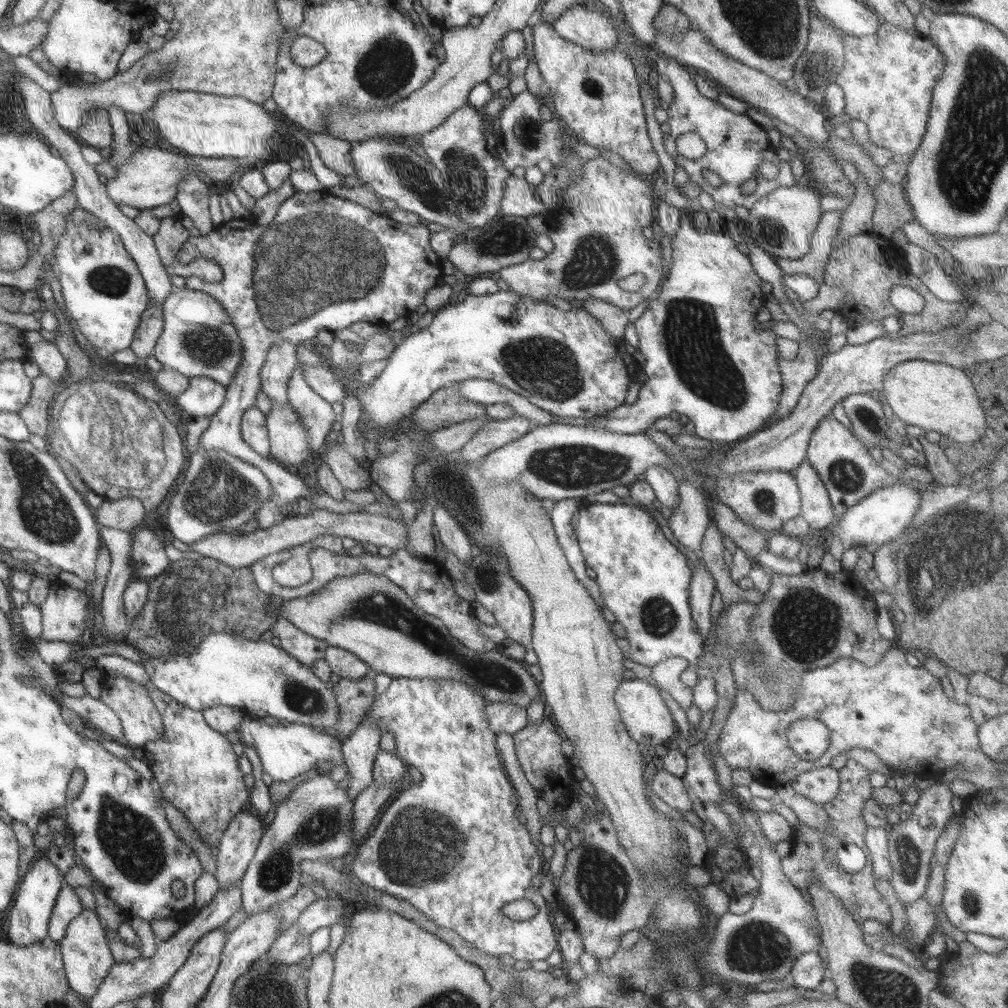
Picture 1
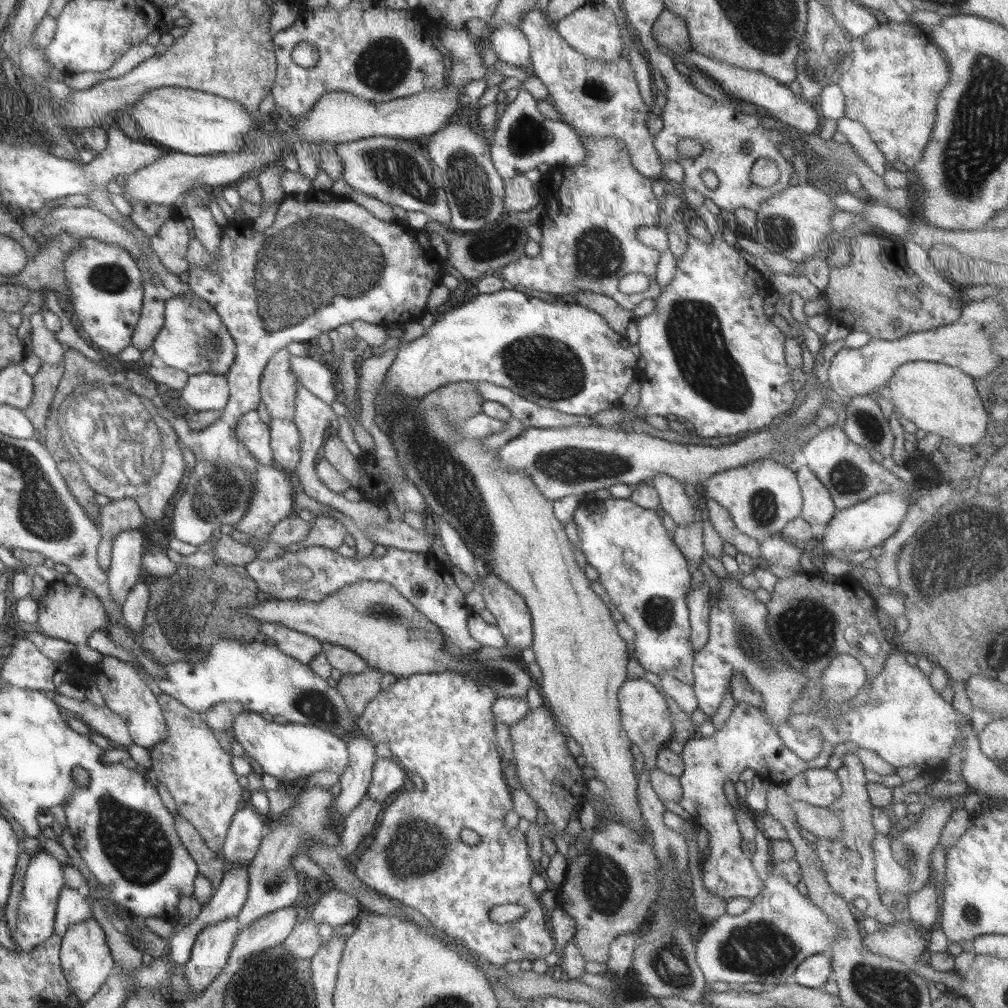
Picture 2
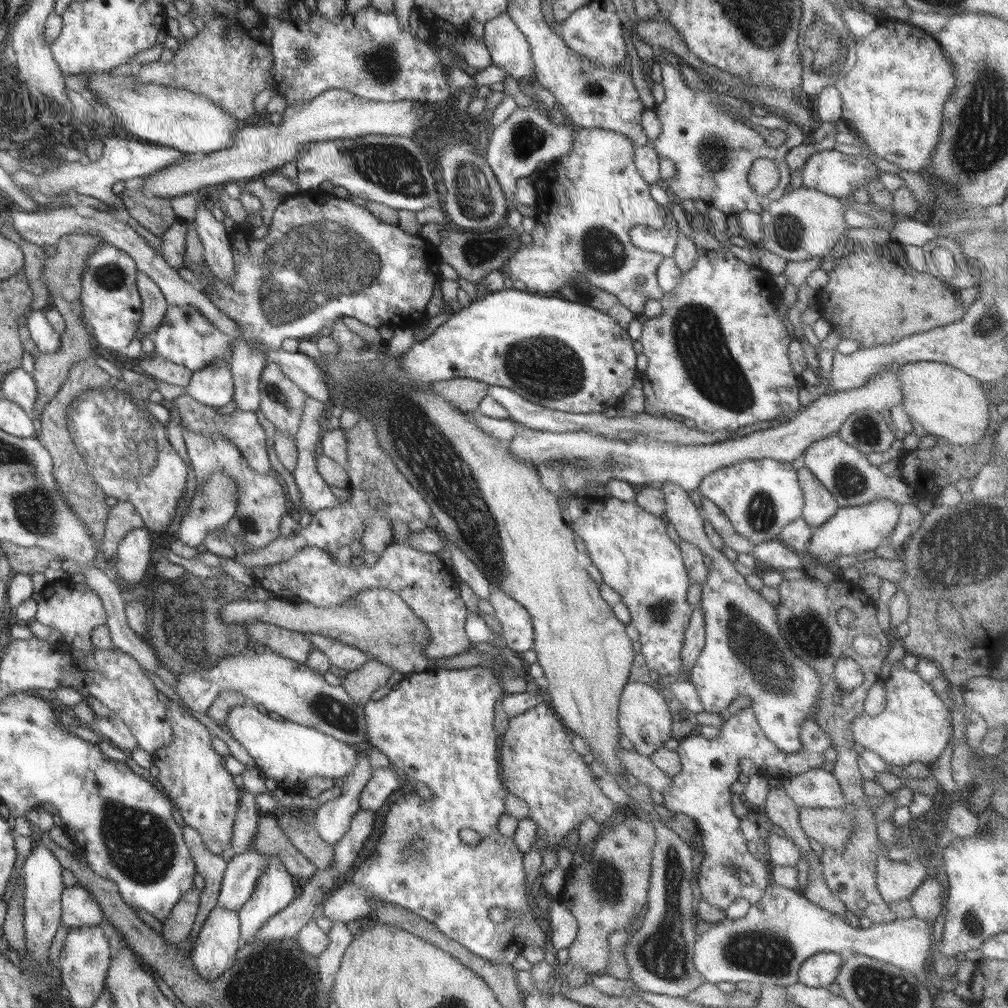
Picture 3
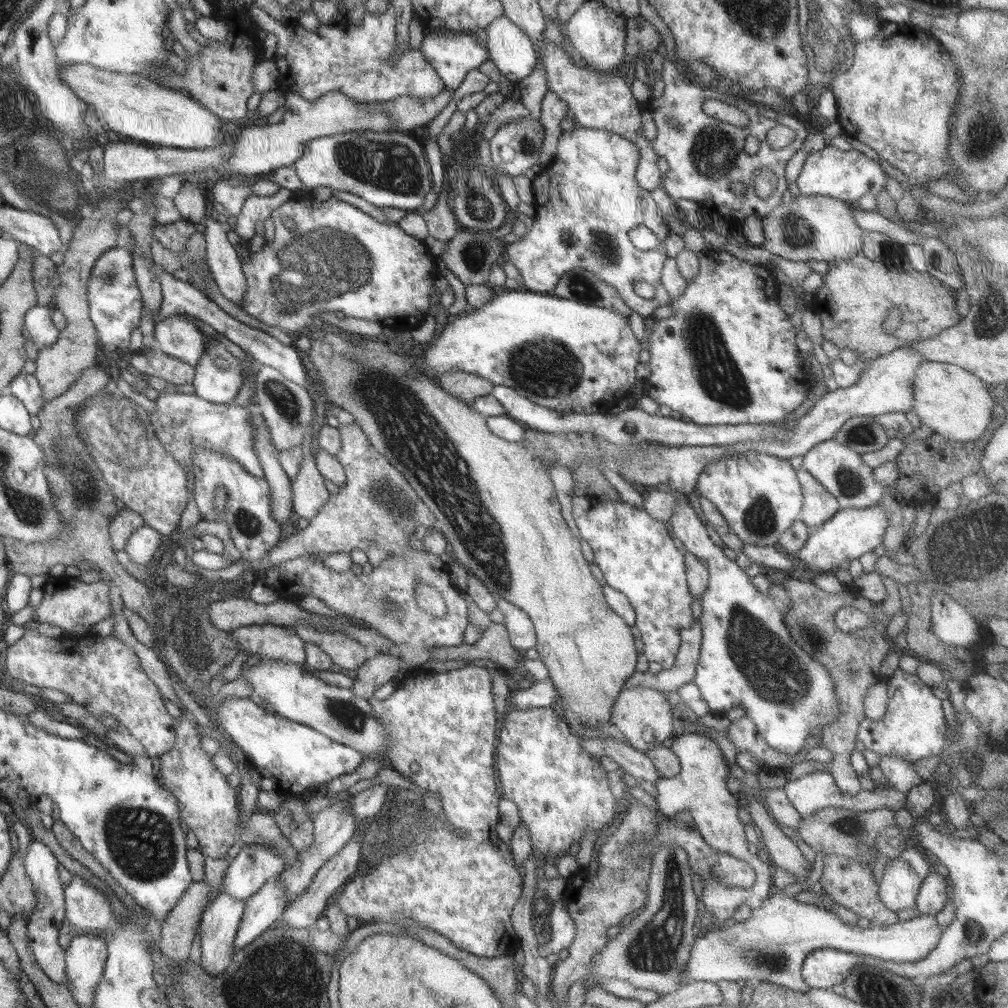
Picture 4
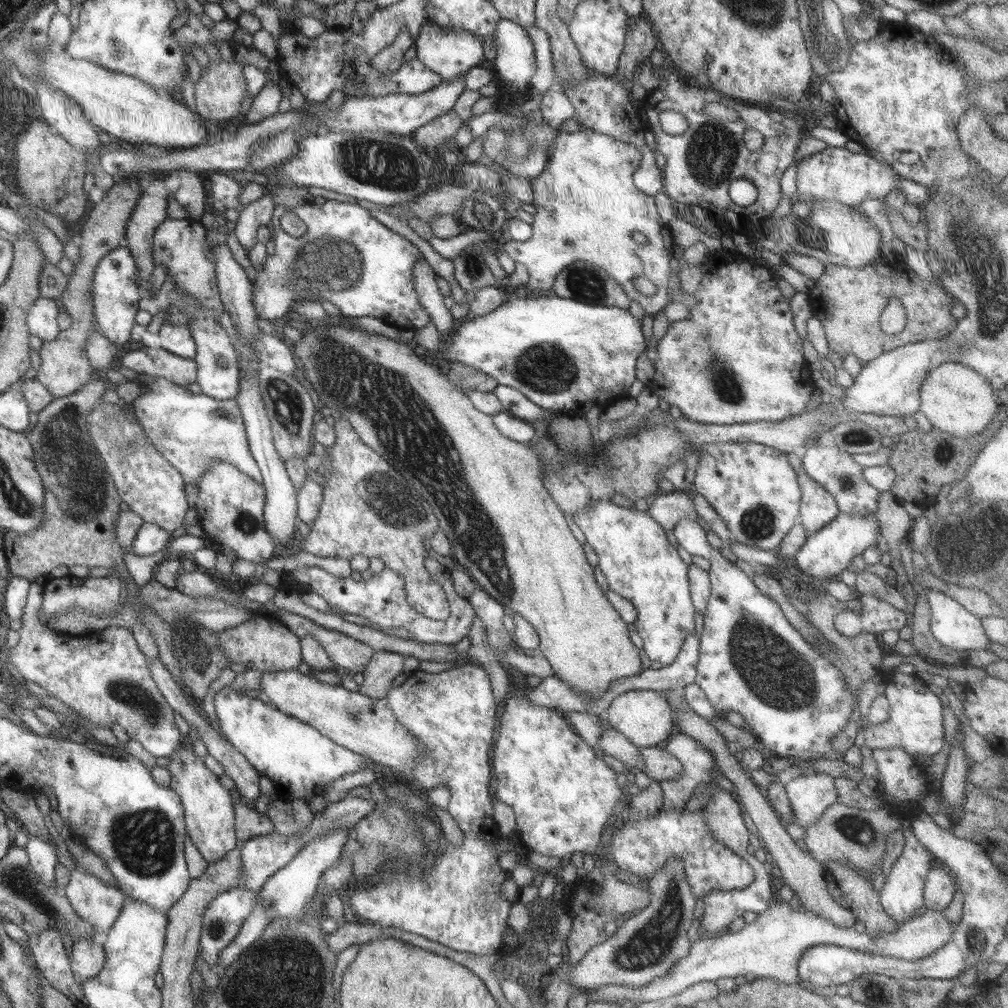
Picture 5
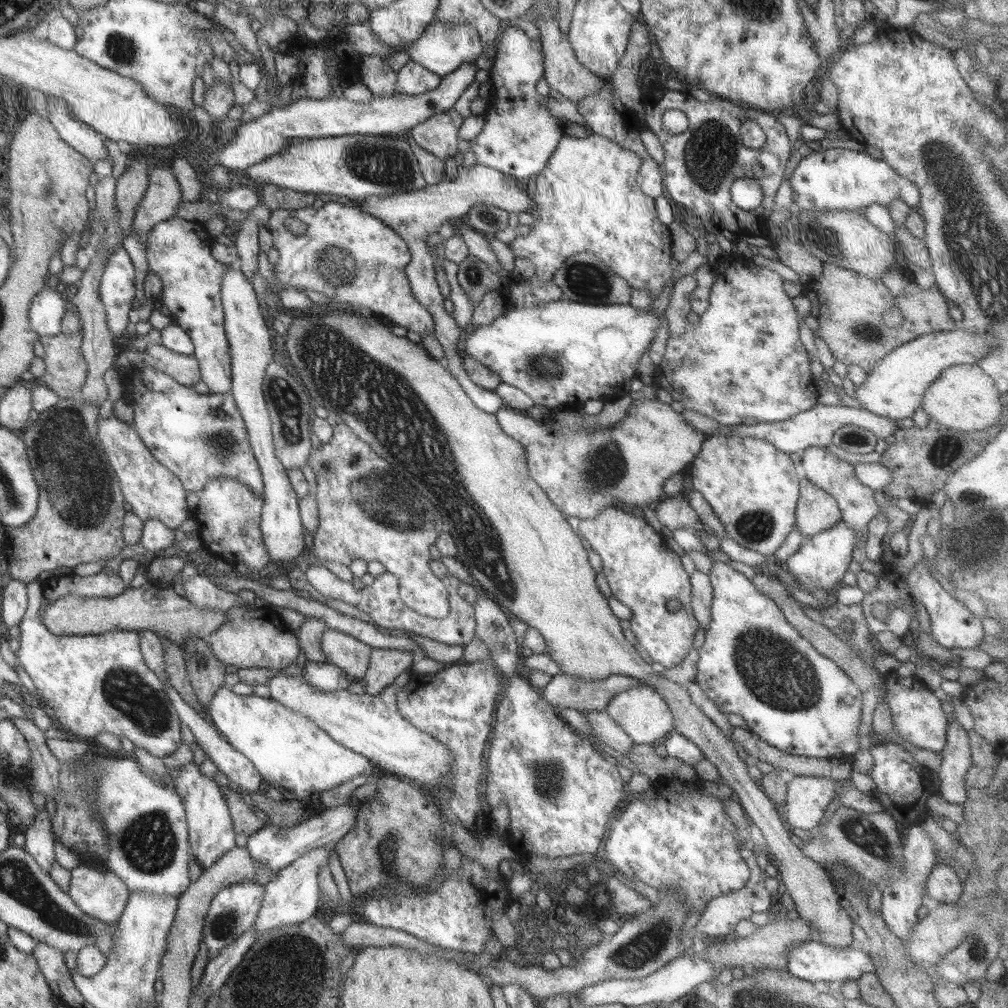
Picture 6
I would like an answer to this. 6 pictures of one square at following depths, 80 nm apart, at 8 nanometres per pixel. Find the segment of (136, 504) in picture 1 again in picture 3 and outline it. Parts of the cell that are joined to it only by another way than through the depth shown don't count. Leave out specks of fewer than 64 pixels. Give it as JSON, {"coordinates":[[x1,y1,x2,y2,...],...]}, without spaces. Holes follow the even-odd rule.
{"coordinates":[[124,501,111,507,108,521,106,522,106,533,103,537,103,546,98,550,97,559,113,561,122,539,134,529,145,526,143,518,132,504]]}

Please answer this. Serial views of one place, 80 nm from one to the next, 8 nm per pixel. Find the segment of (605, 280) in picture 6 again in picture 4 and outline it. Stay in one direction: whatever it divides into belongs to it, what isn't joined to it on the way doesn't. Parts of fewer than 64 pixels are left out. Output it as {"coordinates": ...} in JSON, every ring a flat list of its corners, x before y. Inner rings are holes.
{"coordinates":[[572,269,561,276,554,294,566,300,578,300,592,306,615,310,629,318,631,308,623,301,620,293,612,285,601,281,586,269]]}

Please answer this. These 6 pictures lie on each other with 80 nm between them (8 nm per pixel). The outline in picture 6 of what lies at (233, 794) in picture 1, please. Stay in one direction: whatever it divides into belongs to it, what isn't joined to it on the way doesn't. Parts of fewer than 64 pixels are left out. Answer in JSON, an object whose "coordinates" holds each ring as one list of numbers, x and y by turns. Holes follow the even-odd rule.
{"coordinates":[[192,762,179,766,180,775,173,779,178,794,185,799,186,810,190,827,190,847,197,863,204,869,210,868,230,848,236,847,234,842,234,826,232,817,220,786,200,772,198,764]]}

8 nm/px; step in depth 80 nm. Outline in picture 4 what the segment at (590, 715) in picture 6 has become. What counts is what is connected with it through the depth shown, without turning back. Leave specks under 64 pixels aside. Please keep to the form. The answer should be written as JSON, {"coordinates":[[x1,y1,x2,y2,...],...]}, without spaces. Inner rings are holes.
{"coordinates":[[594,738,586,742,586,748,595,758,609,756,637,780,647,780,655,784,656,780,661,778,649,756,626,741,615,738,610,738,610,740]]}

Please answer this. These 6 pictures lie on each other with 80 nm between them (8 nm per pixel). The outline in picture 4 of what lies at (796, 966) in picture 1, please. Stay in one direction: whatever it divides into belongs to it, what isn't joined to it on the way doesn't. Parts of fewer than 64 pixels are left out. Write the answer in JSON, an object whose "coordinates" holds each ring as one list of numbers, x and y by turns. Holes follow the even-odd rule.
{"coordinates":[[821,948,808,954,801,965,801,980,812,989,831,990,834,984,842,984,851,970,863,964,864,955,833,948]]}

